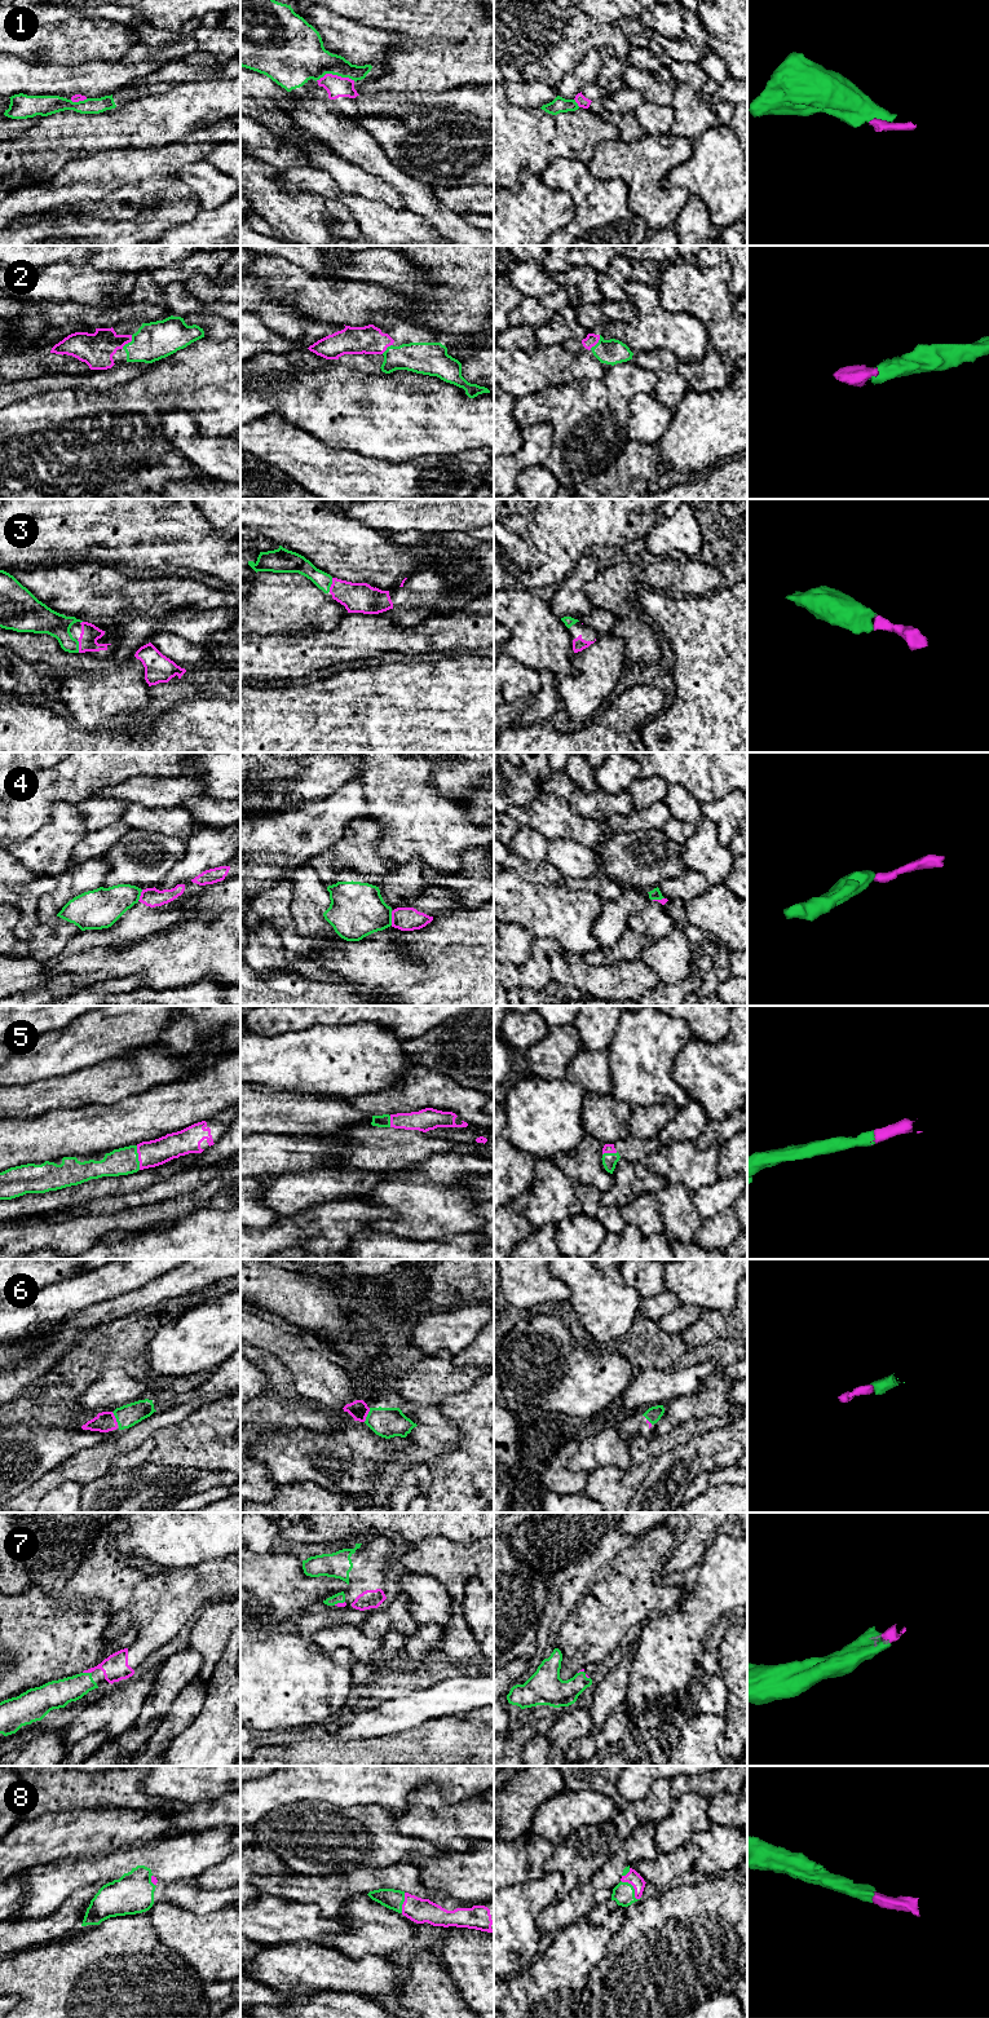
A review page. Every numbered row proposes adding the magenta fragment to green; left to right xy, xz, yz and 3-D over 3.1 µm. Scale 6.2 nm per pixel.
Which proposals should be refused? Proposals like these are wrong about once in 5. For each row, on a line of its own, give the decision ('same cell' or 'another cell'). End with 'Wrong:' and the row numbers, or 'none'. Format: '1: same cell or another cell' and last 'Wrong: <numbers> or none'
1: same cell
2: same cell
3: same cell
4: another cell
5: same cell
6: same cell
7: same cell
8: same cell
Wrong: 4

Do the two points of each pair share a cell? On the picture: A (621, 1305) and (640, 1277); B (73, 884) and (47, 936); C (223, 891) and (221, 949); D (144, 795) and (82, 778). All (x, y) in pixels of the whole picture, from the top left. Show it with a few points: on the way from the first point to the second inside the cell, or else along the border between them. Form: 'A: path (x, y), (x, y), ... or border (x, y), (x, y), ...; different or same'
A: border (619, 1272), (641, 1298); different
B: border (56, 884), (38, 901), (40, 922); different
C: border (226, 909), (193, 913); different
D: border (138, 776), (110, 785), (95, 795); different

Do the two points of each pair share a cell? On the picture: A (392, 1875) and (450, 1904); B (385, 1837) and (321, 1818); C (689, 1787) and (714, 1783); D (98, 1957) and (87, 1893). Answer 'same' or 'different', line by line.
A: different
B: same
C: same
D: different

